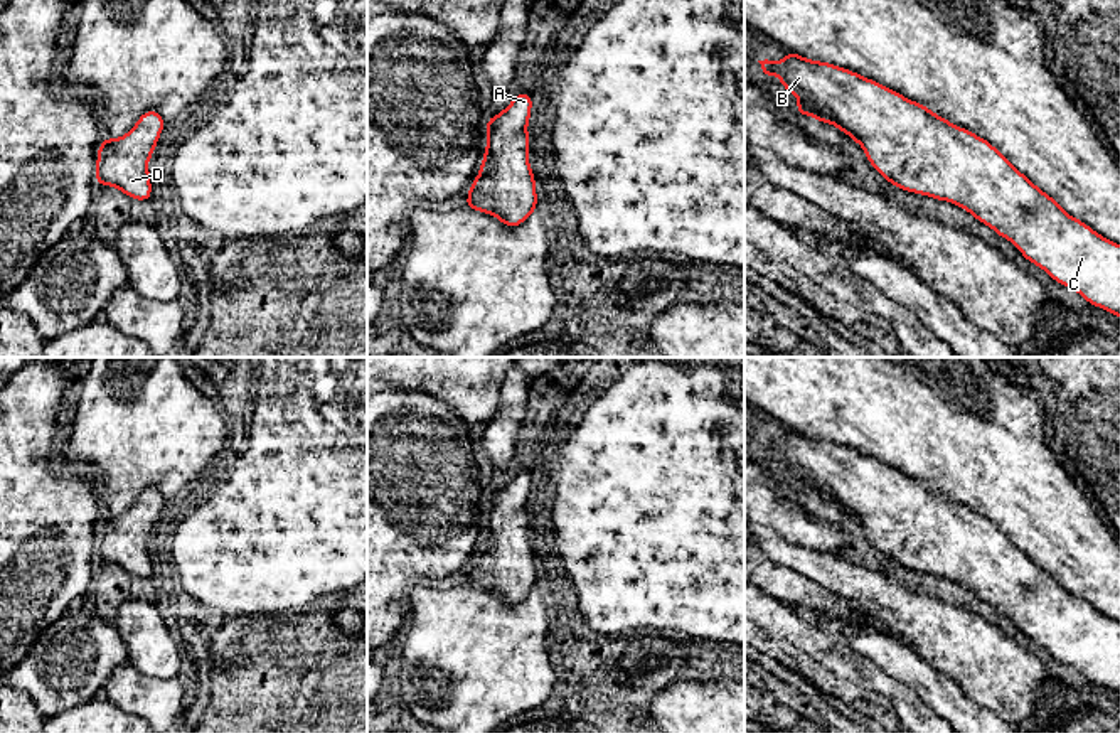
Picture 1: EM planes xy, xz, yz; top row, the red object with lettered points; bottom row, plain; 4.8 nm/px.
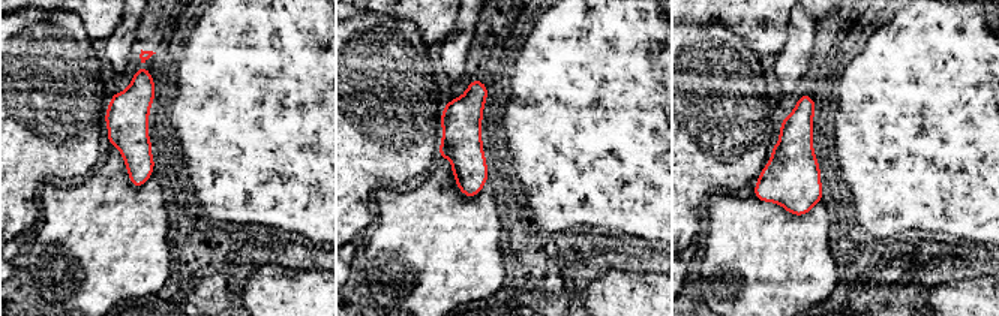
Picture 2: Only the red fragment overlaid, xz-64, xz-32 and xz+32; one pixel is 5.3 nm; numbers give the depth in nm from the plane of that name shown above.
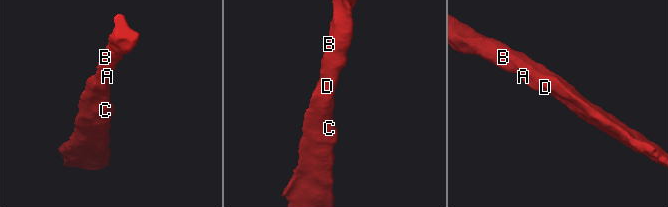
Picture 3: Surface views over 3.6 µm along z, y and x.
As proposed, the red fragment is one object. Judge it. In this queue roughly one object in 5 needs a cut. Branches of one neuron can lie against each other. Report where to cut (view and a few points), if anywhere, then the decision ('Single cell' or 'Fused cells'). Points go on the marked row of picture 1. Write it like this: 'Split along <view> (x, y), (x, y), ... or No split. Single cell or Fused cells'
No split. Single cell

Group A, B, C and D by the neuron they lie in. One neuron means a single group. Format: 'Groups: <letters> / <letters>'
Groups: A B C D

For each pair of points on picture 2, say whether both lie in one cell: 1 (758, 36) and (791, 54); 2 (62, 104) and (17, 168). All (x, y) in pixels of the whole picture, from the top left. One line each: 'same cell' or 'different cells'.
1: different cells
2: same cell

